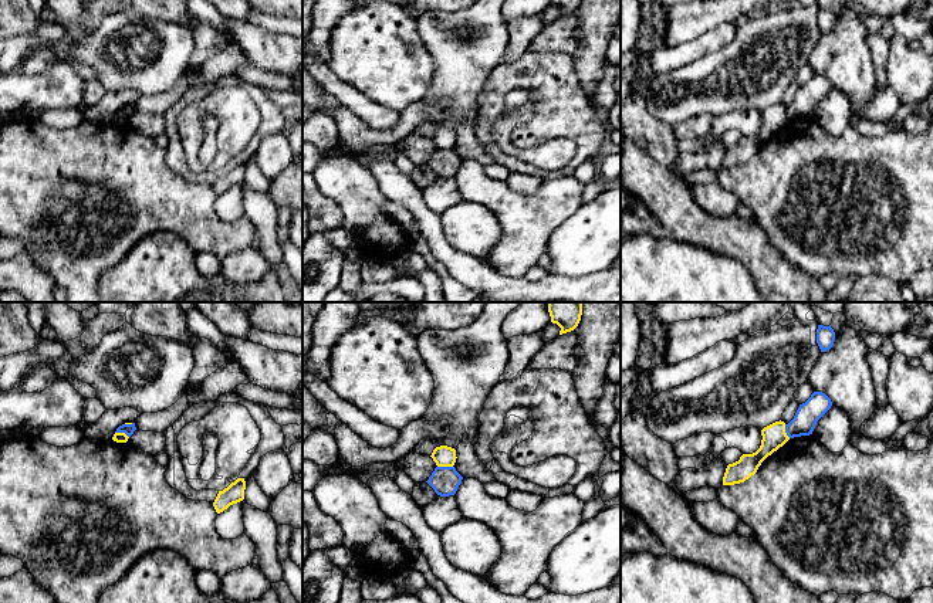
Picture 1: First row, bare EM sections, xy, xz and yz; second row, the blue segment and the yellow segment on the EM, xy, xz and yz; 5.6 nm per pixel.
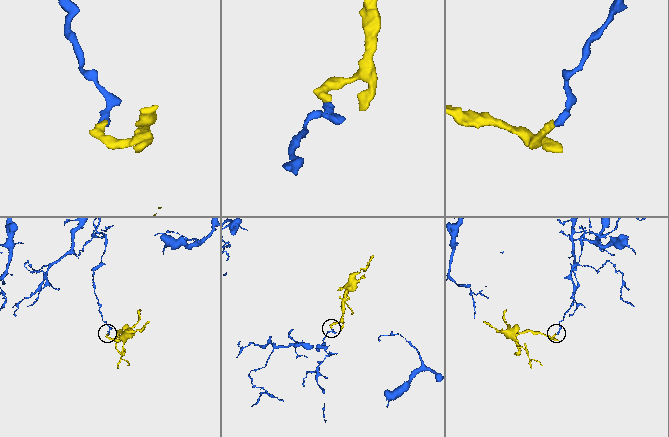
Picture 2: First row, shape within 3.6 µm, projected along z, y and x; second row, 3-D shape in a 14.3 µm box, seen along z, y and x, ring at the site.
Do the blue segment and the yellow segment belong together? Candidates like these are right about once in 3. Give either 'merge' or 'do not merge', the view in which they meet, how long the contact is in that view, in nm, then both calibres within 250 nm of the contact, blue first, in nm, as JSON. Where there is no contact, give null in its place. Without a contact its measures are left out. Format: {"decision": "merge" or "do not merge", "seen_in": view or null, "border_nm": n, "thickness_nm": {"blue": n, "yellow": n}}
{"decision": "do not merge", "seen_in": "xz", "border_nm": 90, "thickness_nm": {"blue": 160, "yellow": 120}}

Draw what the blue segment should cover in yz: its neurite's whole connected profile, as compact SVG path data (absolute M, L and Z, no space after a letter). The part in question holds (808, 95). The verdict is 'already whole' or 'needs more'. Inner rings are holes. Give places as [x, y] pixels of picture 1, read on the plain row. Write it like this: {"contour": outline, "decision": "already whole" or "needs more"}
{"contour": "M814 74L811 79L800 87L794 101L785 106L790 121L812 116L817 104L831 91L831 81L822 74Z", "decision": "already whole"}

